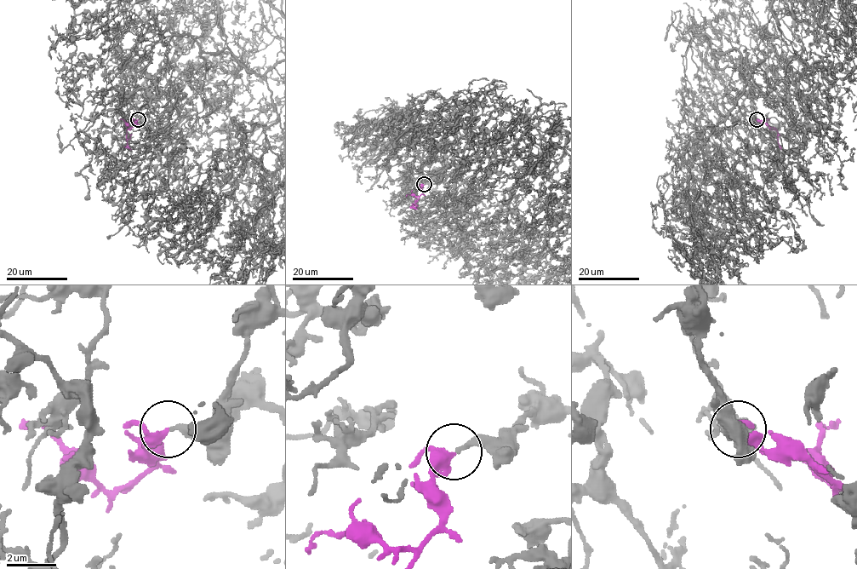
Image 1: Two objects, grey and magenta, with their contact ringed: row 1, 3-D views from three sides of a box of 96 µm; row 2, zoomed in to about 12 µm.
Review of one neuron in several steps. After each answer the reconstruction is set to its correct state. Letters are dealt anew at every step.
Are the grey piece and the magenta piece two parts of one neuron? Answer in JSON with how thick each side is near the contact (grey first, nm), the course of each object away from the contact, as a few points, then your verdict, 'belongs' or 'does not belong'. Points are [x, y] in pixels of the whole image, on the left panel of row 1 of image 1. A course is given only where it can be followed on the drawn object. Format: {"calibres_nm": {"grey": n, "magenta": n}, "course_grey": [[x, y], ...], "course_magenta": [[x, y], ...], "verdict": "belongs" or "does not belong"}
{"calibres_nm": {"grey": 240, "magenta": 320}, "course_grey": [[139, 119], [146, 88], [151, 100], [226, 48], [259, 75]], "course_magenta": [[137, 119], [127, 130], [127, 143], [131, 149]], "verdict": "belongs"}

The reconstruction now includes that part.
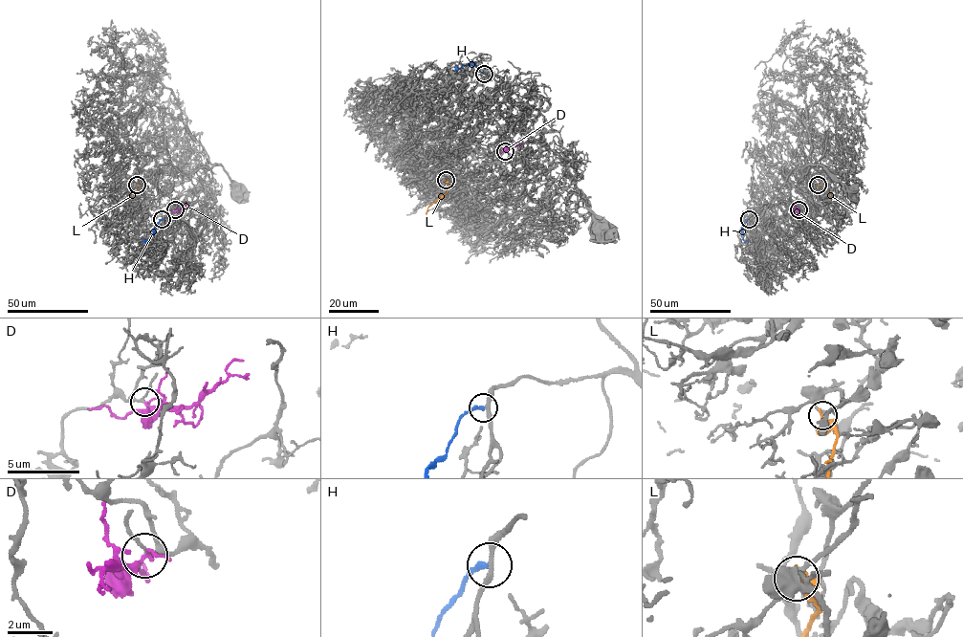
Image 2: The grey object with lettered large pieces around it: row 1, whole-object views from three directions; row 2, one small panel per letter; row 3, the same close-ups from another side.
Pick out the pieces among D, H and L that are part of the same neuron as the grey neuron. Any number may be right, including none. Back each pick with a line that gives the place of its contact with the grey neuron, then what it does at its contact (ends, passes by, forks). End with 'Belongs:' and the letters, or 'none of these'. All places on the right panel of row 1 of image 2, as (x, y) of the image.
D: meets grey at (798, 209); it passes by
Belongs: D

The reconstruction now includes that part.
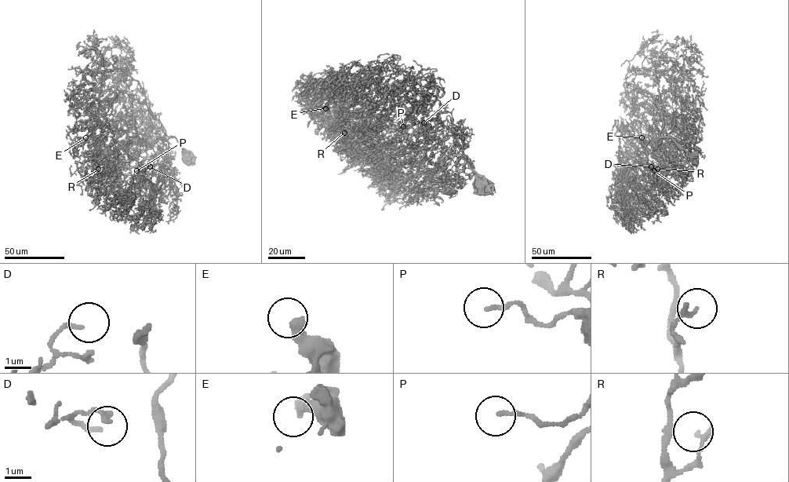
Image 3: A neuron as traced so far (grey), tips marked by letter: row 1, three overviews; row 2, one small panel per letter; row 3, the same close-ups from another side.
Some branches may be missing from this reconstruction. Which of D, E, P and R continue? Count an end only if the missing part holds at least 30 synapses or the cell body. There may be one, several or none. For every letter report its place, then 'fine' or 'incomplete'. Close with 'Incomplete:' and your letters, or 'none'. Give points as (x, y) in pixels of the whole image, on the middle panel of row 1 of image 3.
D: place (423, 122); fine
E: place (325, 108); incomplete
P: place (403, 126); fine
R: place (344, 133); fine
Incomplete: E

